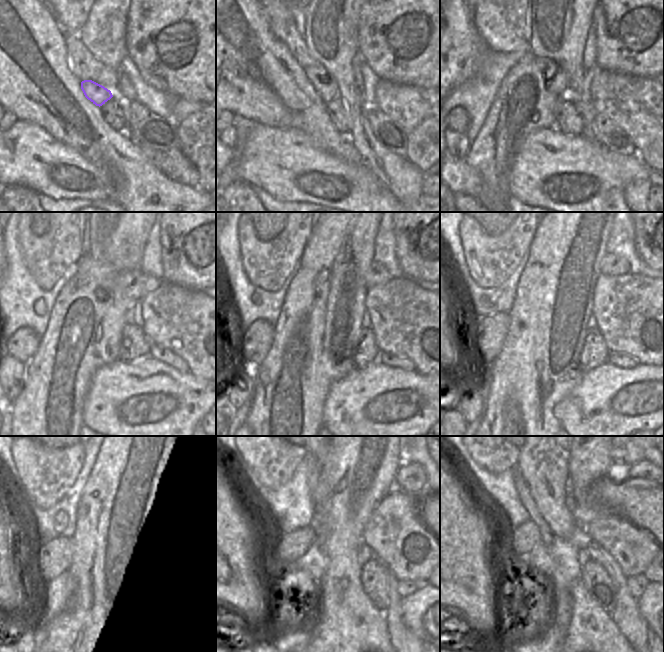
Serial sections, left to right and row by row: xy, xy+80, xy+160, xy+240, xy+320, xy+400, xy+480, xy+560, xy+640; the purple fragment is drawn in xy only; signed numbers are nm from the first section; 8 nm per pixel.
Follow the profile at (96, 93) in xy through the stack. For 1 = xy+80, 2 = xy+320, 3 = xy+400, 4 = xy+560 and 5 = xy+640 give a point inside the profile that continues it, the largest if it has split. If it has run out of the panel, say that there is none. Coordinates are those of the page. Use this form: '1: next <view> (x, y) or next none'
1: next xy+80 (324, 84)
2: next xy+320 (376, 274)
3: next xy+400 (611, 265)
4: next xy+560 (410, 477)
5: next xy+640 (643, 469)

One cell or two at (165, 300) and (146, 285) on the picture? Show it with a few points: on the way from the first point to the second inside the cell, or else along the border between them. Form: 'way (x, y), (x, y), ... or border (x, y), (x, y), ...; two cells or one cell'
border (161, 280), (155, 289), (140, 299); two cells

